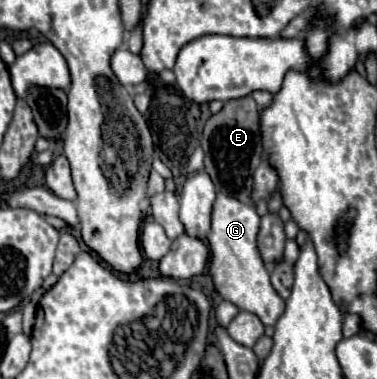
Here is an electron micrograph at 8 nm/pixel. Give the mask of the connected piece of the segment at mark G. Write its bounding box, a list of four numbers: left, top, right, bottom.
[208,194,284,326]

